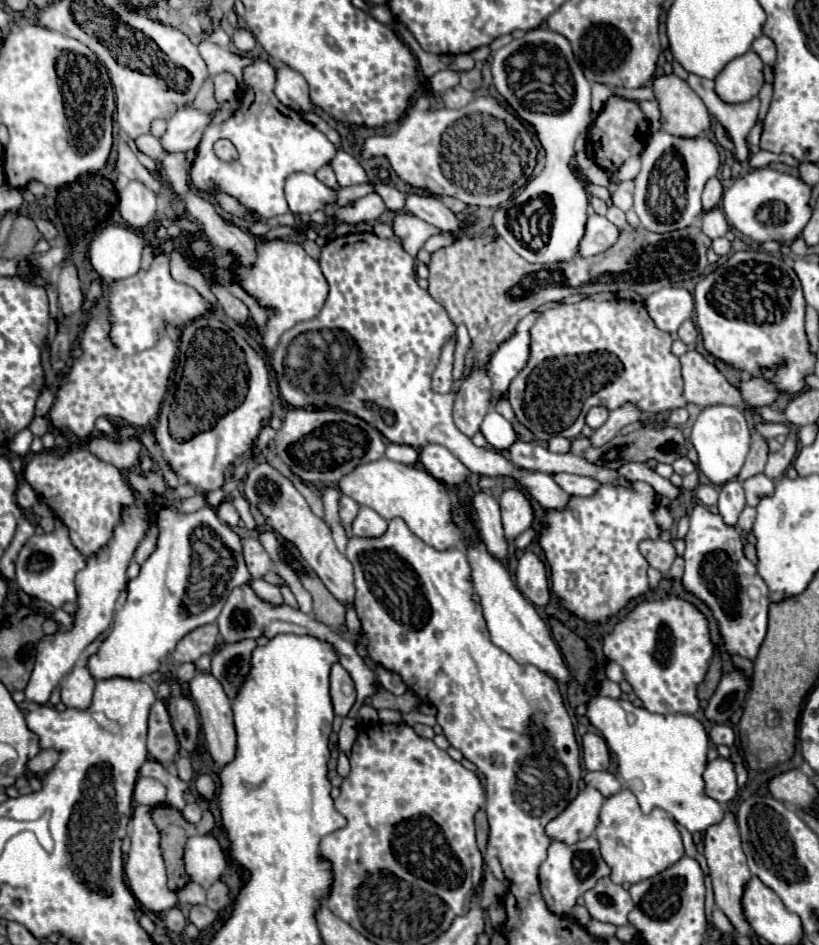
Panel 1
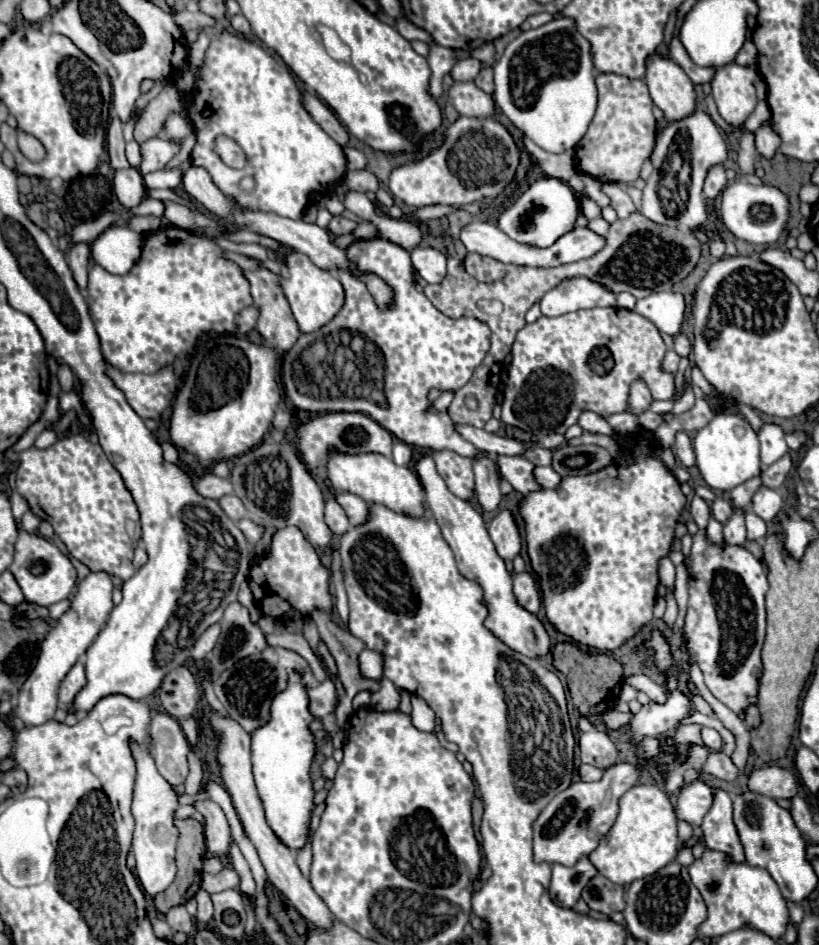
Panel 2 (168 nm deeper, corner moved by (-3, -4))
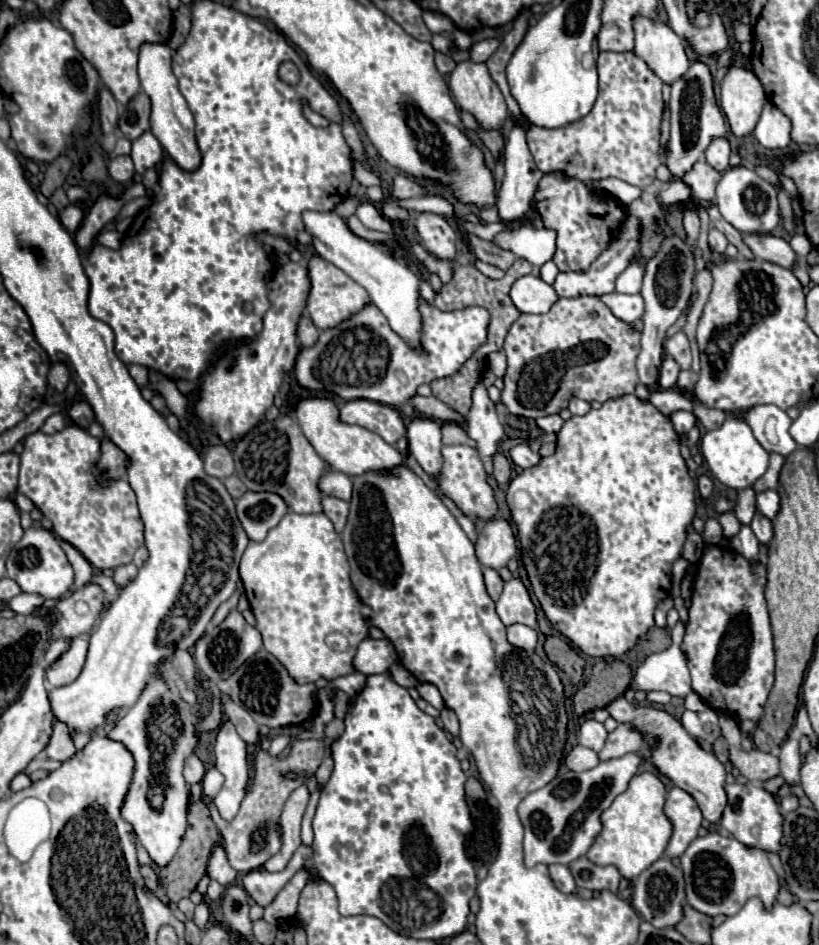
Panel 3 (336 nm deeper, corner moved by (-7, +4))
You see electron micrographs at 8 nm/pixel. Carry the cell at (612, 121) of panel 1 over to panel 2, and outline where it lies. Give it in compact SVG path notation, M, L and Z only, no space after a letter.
M598 74L598 108L588 126L588 132L582 136L574 148L574 164L578 172L584 172L600 182L626 184L640 178L642 164L650 158L654 140L656 140L656 120L652 114L652 98L644 80L632 80L620 74Z

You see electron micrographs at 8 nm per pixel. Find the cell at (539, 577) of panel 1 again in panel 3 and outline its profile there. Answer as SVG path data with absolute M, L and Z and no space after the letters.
M512 578L504 584L504 592L496 602L496 612L506 626L520 622L536 628L536 608L520 578Z

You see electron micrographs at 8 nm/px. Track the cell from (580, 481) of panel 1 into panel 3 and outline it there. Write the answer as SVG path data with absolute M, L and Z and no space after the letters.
M518 444L518 446L514 446L514 448L510 450L510 456L512 456L512 462L514 462L516 466L520 466L522 470L540 464L540 454L534 452L534 450L530 450L528 444Z

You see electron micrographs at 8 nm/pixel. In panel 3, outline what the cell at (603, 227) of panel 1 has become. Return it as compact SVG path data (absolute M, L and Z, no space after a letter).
M527 217L524 218L524 225L498 232L494 236L494 244L540 268L556 254L556 232L552 232L552 228L544 228L538 217Z

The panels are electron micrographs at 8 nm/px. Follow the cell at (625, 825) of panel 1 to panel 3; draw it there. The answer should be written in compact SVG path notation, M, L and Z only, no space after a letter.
M636 774L630 780L628 790L622 792L602 814L604 828L588 850L588 860L598 866L614 864L624 878L636 878L640 872L650 868L664 854L664 848L672 836L672 822L664 816L664 800L666 788L656 774Z

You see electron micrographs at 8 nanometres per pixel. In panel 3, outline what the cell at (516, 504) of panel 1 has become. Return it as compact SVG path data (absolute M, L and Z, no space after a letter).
M506 518L488 520L476 542L476 556L480 564L498 570L506 566L514 554L516 554L516 536L512 524Z

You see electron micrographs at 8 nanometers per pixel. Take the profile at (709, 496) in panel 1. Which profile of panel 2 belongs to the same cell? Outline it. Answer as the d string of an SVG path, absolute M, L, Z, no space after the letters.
M718 496L718 498L714 500L714 504L712 504L712 516L714 516L720 524L726 524L726 520L732 516L732 506L728 504L726 498Z

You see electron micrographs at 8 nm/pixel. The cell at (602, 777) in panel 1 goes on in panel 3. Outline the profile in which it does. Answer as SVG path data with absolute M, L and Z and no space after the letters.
M574 746L572 752L566 756L566 766L574 772L584 772L584 770L596 768L596 764L600 764L598 754L584 746Z

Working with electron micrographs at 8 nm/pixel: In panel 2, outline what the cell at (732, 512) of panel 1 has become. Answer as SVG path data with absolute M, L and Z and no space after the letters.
M734 510L728 524L724 524L724 542L730 546L744 546L746 526L744 526L744 514L740 510Z

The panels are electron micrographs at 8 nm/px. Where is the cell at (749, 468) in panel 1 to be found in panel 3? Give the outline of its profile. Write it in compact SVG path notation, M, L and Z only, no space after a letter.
M748 486L738 492L734 500L734 514L742 524L750 524L754 512L756 512L756 492L752 486Z

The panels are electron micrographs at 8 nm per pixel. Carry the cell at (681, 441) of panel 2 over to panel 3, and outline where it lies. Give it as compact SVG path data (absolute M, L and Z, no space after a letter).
M682 410L680 412L674 412L670 416L670 420L672 420L672 424L674 424L676 430L690 430L696 424L694 414L692 412L682 412Z

